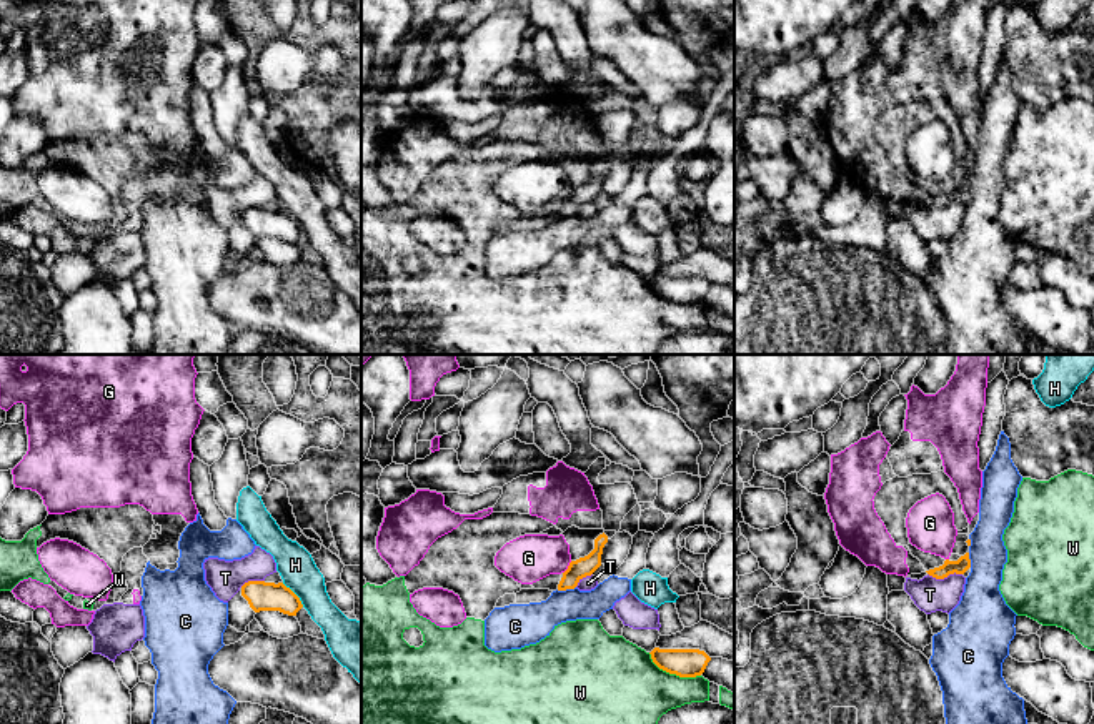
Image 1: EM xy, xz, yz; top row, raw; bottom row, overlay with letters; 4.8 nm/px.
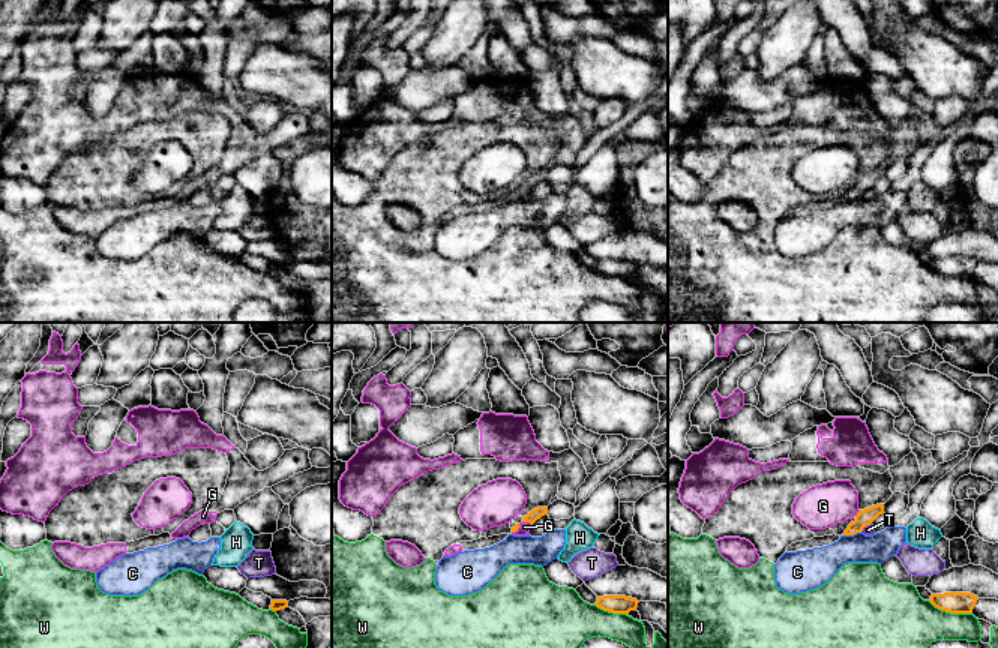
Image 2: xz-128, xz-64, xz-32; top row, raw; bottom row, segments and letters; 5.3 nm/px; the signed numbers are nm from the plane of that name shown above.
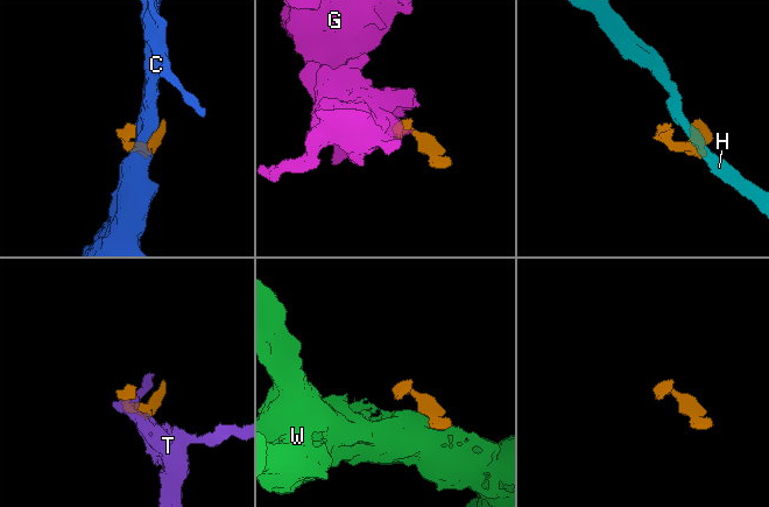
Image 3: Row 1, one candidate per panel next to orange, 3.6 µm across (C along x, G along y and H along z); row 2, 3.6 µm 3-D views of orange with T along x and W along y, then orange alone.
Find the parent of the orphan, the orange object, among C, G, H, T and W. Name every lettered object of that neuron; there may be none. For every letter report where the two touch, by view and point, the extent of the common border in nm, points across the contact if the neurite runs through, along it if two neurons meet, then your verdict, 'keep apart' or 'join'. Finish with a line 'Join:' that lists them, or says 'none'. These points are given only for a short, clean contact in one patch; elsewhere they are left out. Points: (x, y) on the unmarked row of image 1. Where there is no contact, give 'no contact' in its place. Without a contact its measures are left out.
C: xz (565, 217) | 100 nm | along xz (575, 213), (556, 217) | keep apart
G: xz (568, 195) | 80 nm | join
H: xy (295, 222) | 160 nm | along xy (282, 210), (303, 233) | keep apart
T: yz (944, 203) | 170 nm | keep apart
W: xz (673, 300) | 280 nm | keep apart
Join: G

